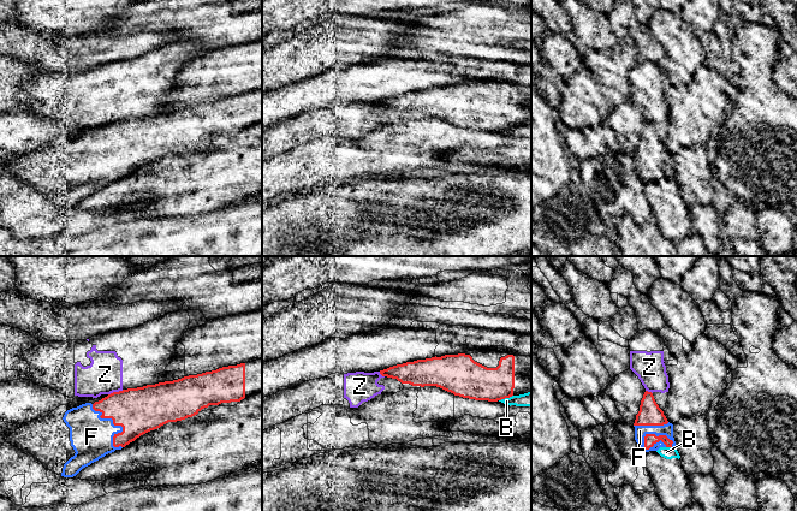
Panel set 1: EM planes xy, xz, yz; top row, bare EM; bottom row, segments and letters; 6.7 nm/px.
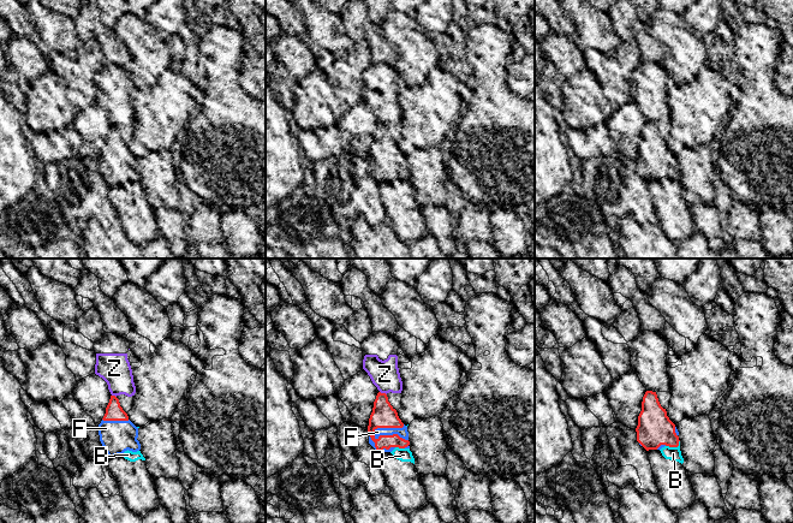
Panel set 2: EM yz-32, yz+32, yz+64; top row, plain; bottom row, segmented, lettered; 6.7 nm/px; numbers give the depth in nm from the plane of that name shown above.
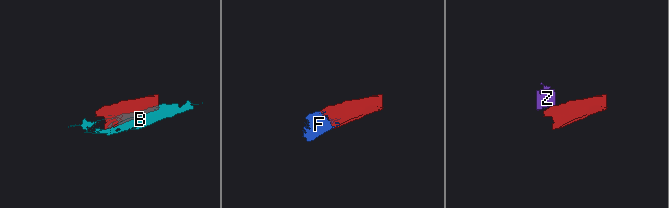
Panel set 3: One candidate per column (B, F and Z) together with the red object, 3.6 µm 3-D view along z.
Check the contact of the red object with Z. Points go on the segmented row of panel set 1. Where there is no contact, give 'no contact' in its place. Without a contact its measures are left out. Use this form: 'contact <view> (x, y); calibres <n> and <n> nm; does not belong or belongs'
contact xy (116, 392); calibres 300 and 240 nm; does not belong

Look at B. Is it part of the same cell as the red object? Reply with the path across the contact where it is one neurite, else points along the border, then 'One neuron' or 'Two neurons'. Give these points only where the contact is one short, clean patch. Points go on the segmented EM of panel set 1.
Two neurons

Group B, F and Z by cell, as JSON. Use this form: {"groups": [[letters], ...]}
{"groups": [["B"], ["F"], ["Z"]]}

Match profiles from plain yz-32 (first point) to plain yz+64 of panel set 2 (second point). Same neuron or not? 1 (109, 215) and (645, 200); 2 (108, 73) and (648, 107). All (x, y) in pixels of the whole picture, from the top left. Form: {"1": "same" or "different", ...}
{"1": "same", "2": "same"}

